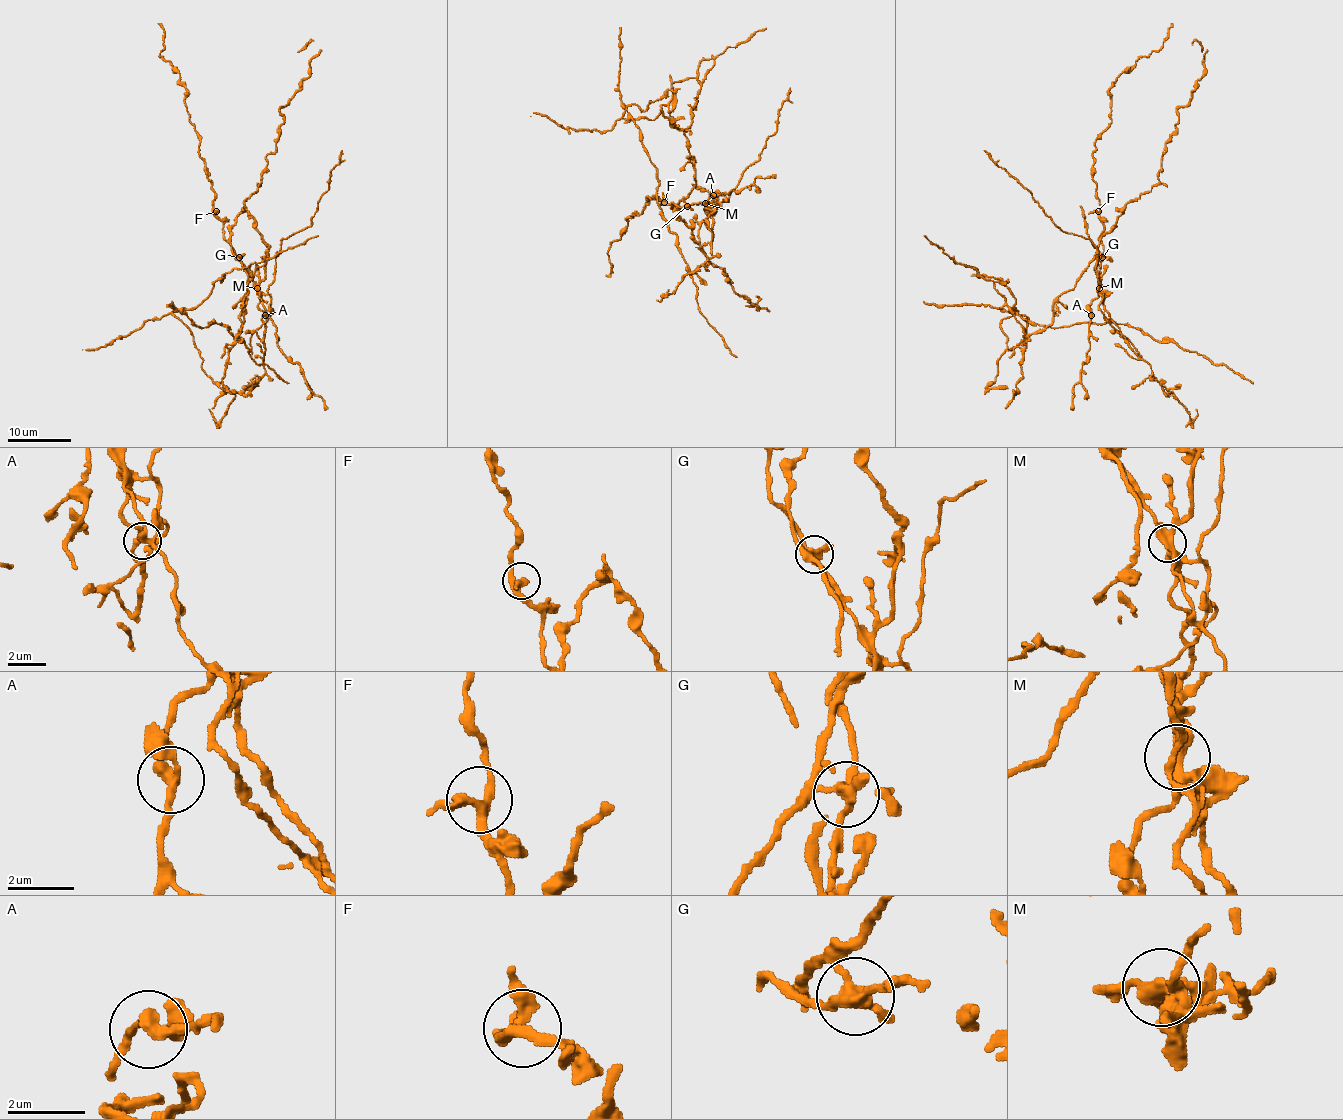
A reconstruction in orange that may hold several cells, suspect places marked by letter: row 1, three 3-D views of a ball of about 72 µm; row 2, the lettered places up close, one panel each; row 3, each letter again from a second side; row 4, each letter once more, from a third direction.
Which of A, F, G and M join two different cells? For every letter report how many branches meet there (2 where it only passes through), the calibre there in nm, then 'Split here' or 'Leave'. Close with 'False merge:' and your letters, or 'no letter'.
A: Branches: 3. Thickness 240 nm. Leave
F: Branches: 3. Thickness 280 nm. Leave
G: Branches: 3. Thickness 320 nm. Split here
M: Branches: 3. Thickness 360 nm. Split here
False merge: G, M

